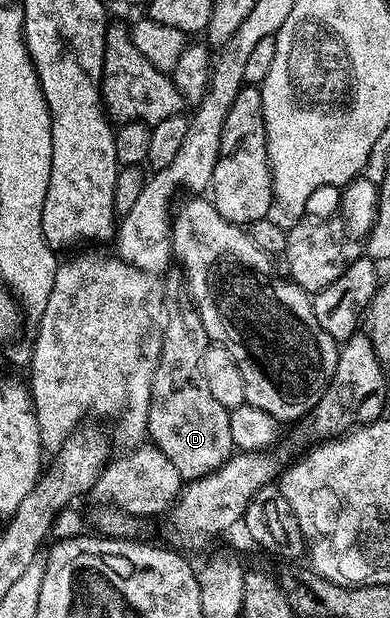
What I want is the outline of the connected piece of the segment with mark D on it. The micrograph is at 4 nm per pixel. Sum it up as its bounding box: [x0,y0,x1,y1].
[147,269,235,480]

